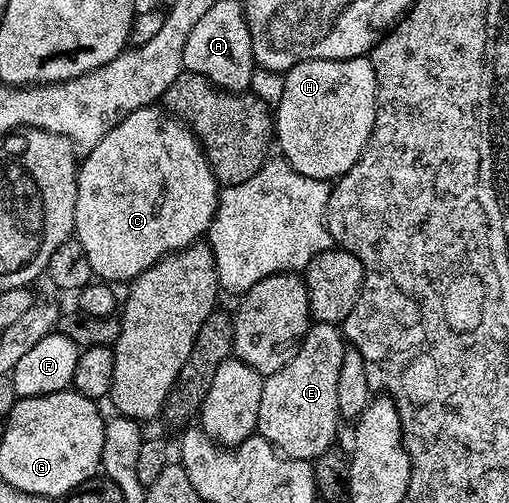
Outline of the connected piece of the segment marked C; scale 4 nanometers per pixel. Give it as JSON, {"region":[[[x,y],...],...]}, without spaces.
{"region":[[[162,105],[142,106],[125,116],[93,149],[86,151],[84,158],[78,167],[74,237],[85,248],[91,269],[100,279],[111,284],[130,283],[166,254],[196,245],[202,239],[199,237],[212,229],[220,183],[194,130]]]}

